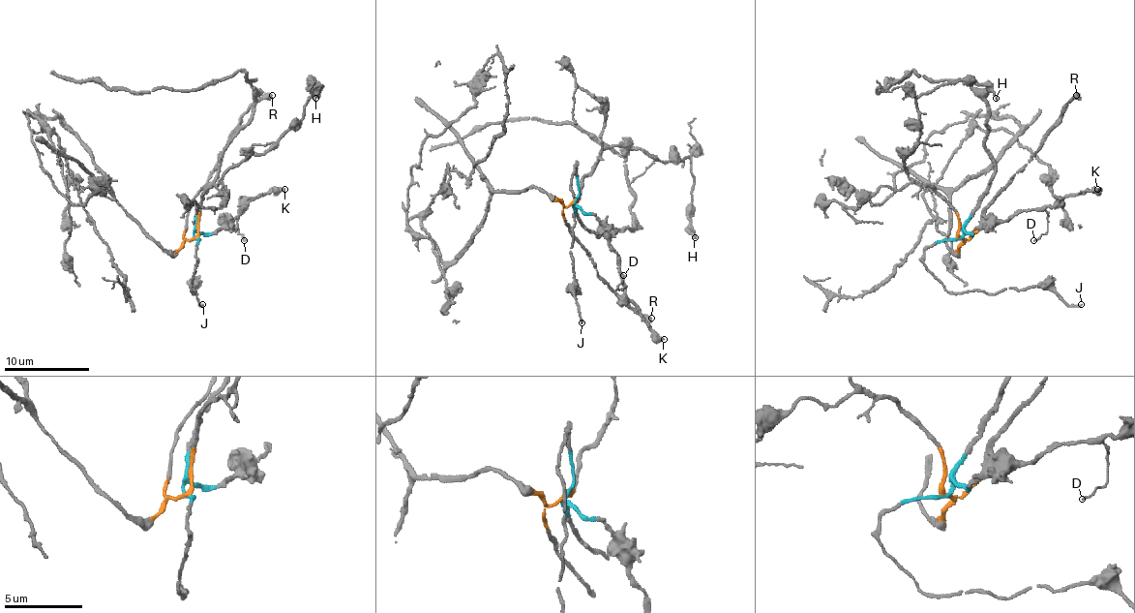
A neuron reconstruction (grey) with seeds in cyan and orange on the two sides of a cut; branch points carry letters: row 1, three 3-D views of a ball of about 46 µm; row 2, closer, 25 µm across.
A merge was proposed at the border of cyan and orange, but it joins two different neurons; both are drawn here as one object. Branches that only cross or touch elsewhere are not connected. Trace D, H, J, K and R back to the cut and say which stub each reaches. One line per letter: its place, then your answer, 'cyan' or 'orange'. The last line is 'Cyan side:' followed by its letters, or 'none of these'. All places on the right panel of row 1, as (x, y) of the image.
D: at (1033, 240); cyan
H: at (996, 98); orange
J: at (1081, 304); cyan
K: at (1097, 189); cyan
R: at (1076, 95); orange
Cyan side: D, J, K

